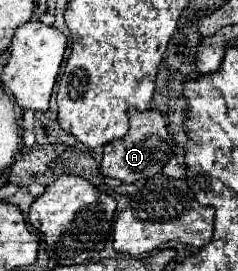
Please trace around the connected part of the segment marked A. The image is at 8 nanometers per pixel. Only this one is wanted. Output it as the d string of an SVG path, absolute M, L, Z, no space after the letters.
M128 111L130 117L130 129L122 139L114 139L104 147L104 159L100 165L100 171L108 177L116 177L122 183L134 183L138 179L146 179L156 175L174 155L174 137L166 129L166 121L160 111Z

